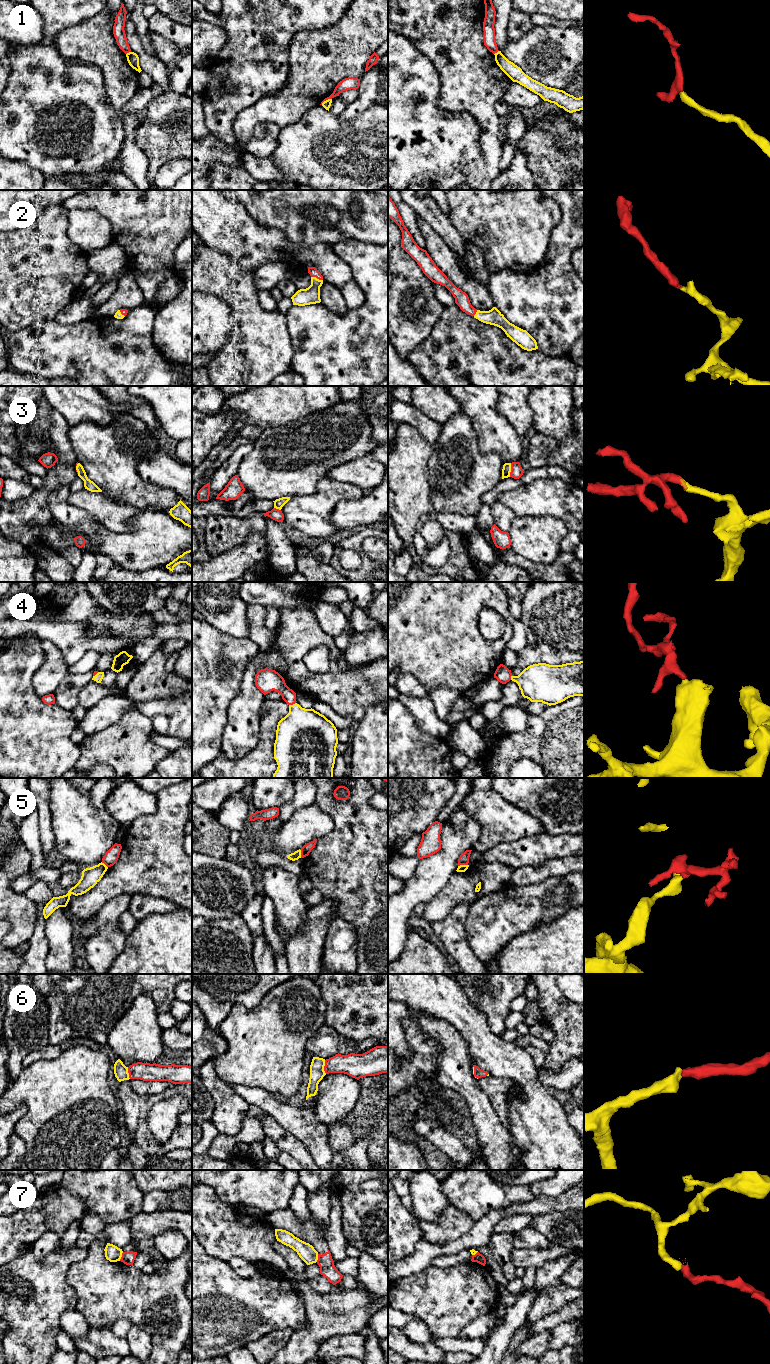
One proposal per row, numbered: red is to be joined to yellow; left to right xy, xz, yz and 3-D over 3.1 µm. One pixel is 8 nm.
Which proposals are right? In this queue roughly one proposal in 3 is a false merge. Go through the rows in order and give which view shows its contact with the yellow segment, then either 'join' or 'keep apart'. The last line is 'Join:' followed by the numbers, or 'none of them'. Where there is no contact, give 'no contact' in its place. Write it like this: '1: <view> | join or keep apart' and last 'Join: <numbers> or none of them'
1: xz | keep apart
2: xz | join
3: yz | join
4: xz | join
5: yz | keep apart
6: xz | join
7: xy | keep apart
Join: 2, 3, 4, 6

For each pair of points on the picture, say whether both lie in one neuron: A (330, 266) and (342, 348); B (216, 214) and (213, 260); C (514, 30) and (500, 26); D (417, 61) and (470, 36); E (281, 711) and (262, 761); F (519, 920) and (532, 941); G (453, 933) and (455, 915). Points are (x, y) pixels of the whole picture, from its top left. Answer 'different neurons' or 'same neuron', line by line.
A: different neurons
B: different neurons
C: different neurons
D: different neurons
E: same neuron
F: different neurons
G: same neuron

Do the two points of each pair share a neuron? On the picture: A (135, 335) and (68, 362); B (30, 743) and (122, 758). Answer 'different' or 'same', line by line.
A: same
B: different

